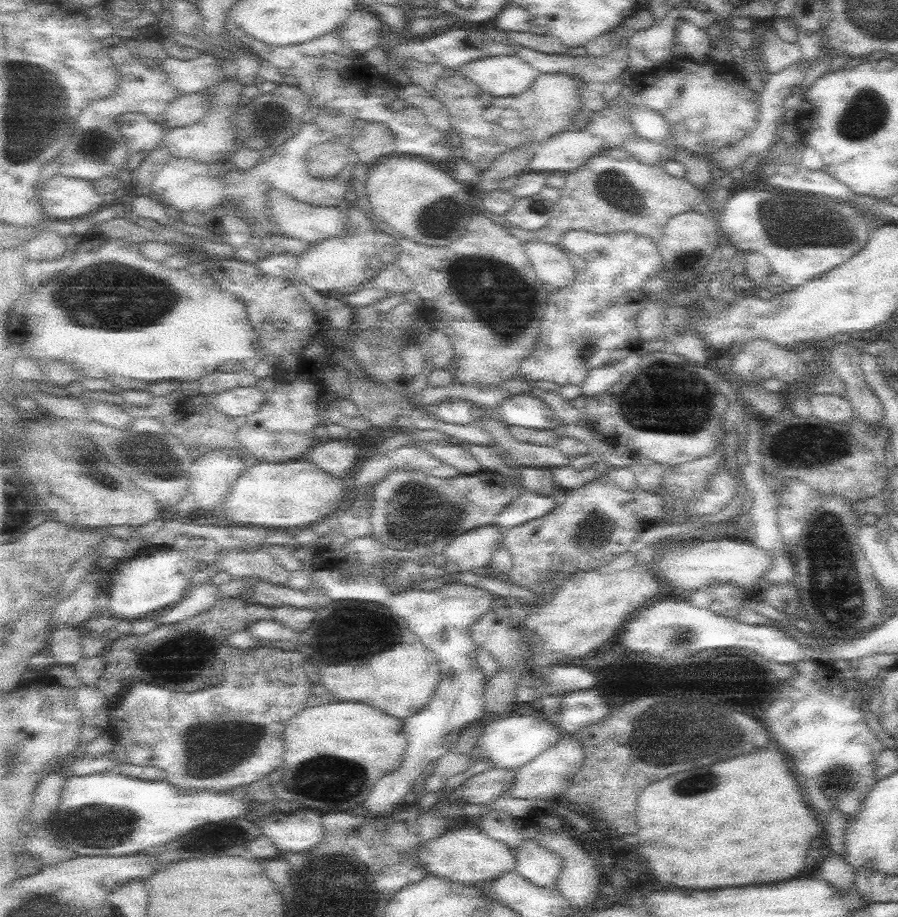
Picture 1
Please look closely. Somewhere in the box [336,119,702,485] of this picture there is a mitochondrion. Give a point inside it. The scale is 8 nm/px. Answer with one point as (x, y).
(506, 307)

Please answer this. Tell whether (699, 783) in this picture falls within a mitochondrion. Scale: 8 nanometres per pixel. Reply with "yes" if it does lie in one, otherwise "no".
yes

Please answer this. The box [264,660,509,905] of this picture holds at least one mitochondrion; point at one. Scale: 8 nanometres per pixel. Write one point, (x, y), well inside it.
(337, 781)

